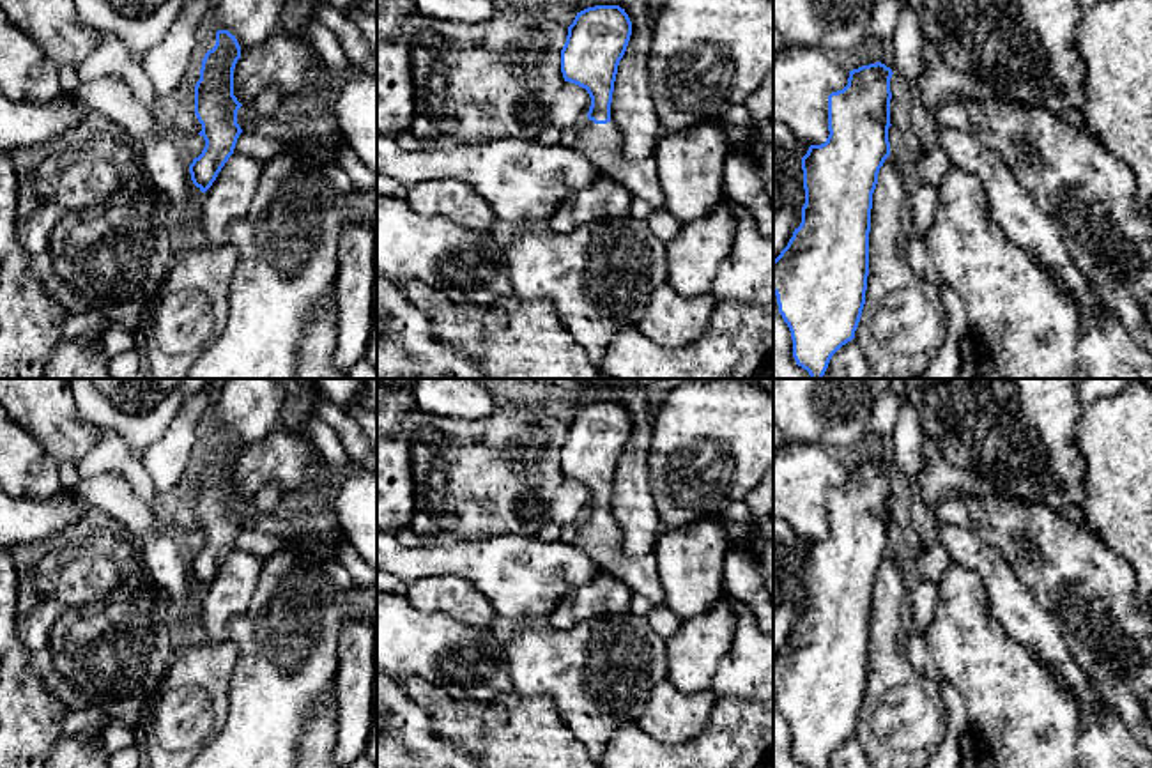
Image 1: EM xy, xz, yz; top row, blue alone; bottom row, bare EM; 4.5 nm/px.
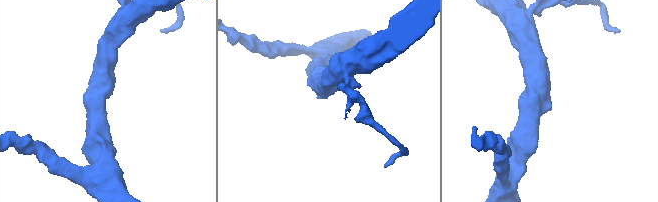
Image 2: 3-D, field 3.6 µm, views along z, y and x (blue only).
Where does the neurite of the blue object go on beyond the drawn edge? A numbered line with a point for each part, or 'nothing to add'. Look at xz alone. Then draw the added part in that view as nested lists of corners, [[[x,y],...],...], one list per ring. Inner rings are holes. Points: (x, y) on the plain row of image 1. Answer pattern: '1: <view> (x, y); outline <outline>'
1: xz (600, 540); outline [[[584,515],[572,541],[582,549],[602,572],[623,580],[634,593],[646,596],[653,607],[664,605],[665,591],[653,552],[630,557],[623,552],[623,533],[614,518],[595,520]]]

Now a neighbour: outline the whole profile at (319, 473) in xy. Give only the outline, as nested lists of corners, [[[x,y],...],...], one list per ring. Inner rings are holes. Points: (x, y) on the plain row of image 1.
[[[317,457],[306,472],[306,485],[310,490],[319,492],[319,488],[331,481],[333,476],[334,471],[320,457]]]

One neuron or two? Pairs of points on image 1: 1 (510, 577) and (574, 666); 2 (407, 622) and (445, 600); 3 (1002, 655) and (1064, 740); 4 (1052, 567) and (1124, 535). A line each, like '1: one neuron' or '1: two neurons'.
1: two neurons
2: two neurons
3: one neuron
4: two neurons

